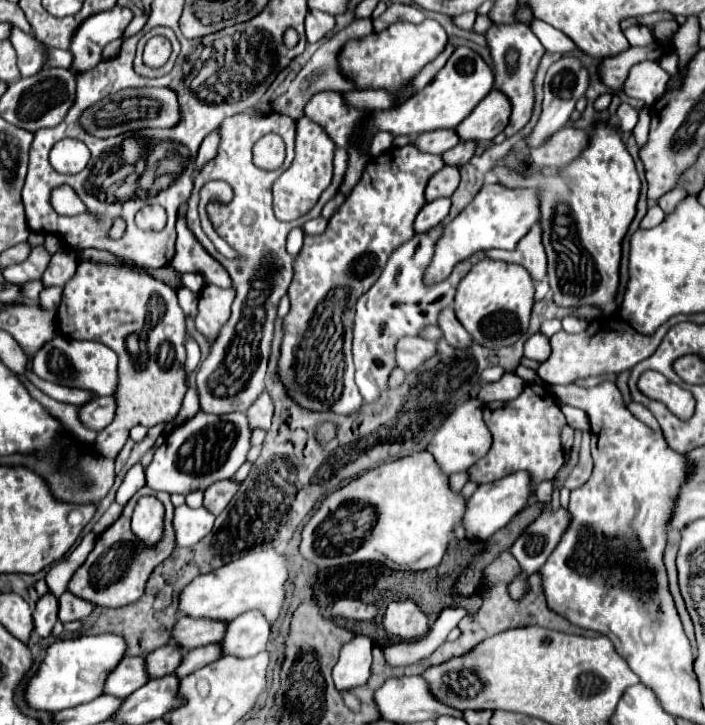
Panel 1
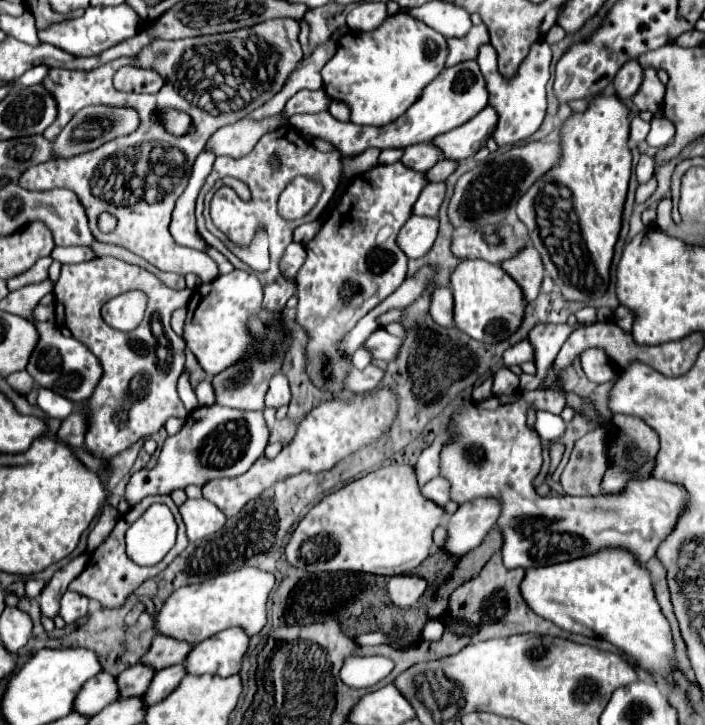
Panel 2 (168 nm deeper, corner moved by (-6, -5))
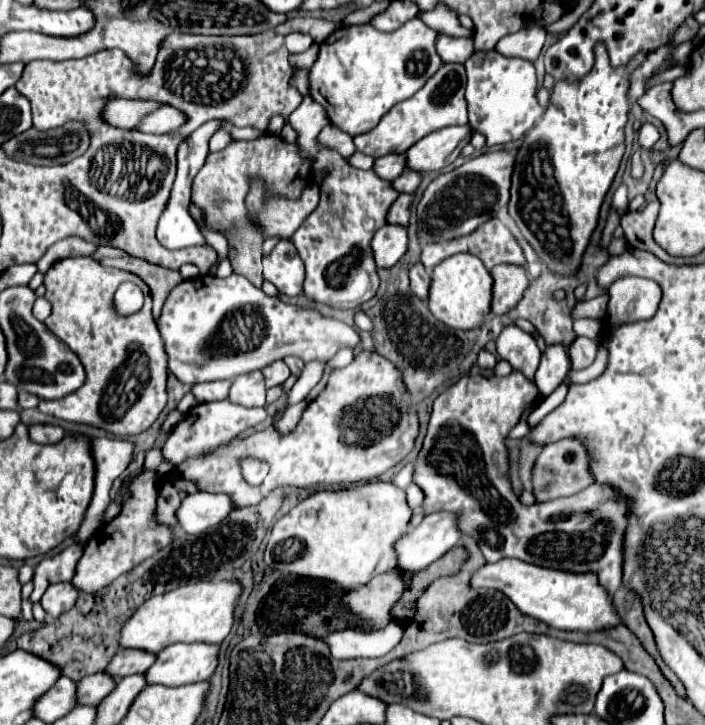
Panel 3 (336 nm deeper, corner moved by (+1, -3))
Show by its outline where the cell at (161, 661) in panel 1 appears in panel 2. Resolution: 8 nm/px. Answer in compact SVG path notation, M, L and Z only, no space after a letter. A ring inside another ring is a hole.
M137 664L137 666L121 672L117 676L117 682L121 688L121 698L145 694L145 688L149 688L149 680L153 680L153 672L157 672L157 670L149 668L147 664Z

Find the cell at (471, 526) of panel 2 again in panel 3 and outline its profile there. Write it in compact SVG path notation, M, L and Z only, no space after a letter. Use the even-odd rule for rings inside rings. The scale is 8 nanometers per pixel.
M434 512L426 516L414 530L398 538L398 542L394 542L398 568L404 572L424 570L454 548L462 536L454 518L456 516L450 512Z

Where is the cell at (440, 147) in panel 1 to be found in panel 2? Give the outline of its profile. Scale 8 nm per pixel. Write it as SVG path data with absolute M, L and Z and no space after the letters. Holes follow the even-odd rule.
M423 142L405 148L401 162L409 168L415 168L417 172L427 172L429 168L433 168L433 164L439 162L439 158L443 158L441 148L437 148L433 142Z

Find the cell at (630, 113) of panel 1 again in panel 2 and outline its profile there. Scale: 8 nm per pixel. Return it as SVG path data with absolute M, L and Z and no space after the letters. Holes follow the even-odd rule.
M635 116L631 120L631 134L629 134L629 138L635 140L635 142L643 142L645 136L647 136L647 132L649 132L649 122L645 122L639 116Z

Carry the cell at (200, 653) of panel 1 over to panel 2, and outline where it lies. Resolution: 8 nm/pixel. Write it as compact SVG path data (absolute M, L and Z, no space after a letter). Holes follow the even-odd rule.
M175 664L163 670L157 670L149 690L145 692L145 702L147 704L157 704L161 702L165 696L169 696L169 692L173 692L177 688L177 684L181 684L181 680L185 678L185 664Z

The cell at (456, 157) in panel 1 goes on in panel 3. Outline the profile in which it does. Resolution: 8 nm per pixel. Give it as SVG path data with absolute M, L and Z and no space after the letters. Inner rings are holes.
M404 170L396 180L392 180L394 190L406 192L406 194L412 194L418 188L418 184L420 184L420 174L410 172L410 170Z

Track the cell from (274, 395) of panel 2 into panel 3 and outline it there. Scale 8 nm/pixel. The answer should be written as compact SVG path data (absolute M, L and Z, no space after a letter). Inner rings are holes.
M278 360L278 362L272 362L270 366L262 368L262 374L266 376L266 386L272 388L272 386L282 384L282 382L290 376L290 370L288 370L288 366L284 364L284 360Z

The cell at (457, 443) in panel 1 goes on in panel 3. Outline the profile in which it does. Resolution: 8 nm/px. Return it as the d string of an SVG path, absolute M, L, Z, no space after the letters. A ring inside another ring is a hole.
M406 464L406 466L396 474L396 478L392 480L392 484L398 486L398 488L402 488L402 490L406 490L406 486L410 486L410 482L412 482L412 472L414 472L414 466L412 466L412 464Z

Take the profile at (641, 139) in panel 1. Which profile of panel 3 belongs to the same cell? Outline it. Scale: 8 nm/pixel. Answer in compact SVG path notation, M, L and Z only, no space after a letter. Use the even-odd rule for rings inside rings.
M626 186L616 190L614 200L612 200L612 210L616 210L618 214L624 214L628 210L628 192L626 192Z

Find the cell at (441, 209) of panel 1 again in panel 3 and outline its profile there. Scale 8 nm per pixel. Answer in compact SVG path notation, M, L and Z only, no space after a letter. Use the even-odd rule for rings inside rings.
M382 226L376 230L374 238L370 240L370 248L374 250L374 262L378 268L392 268L406 252L408 236L404 226Z

